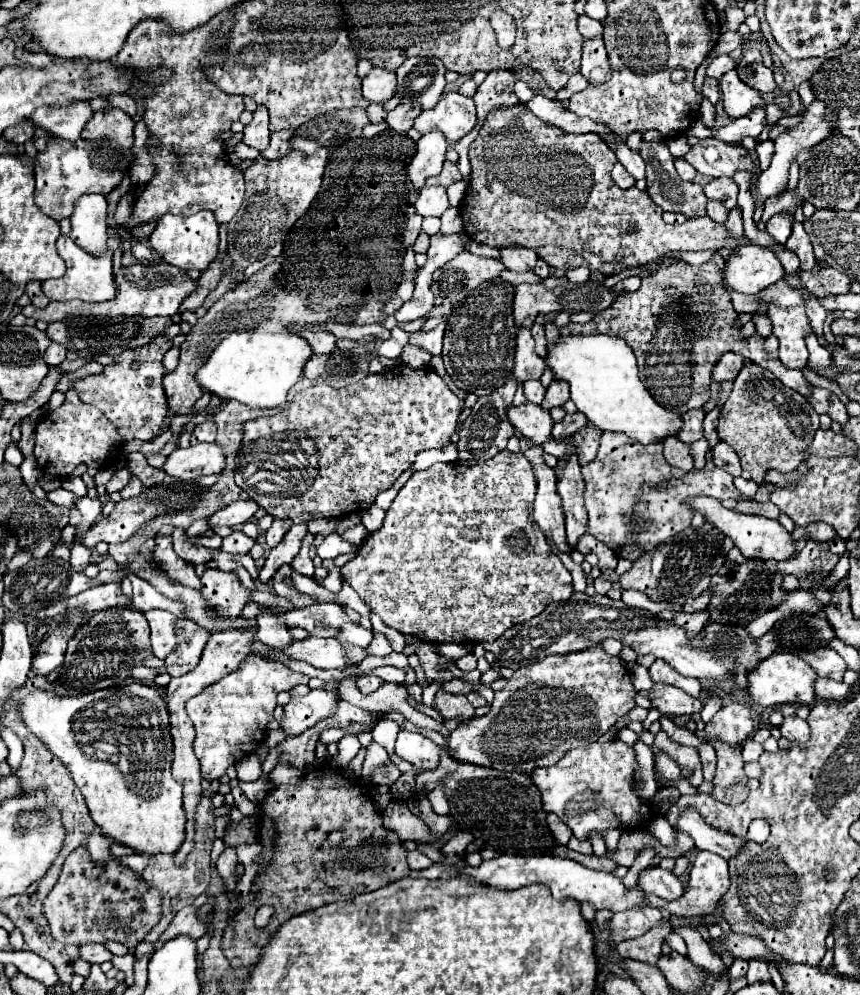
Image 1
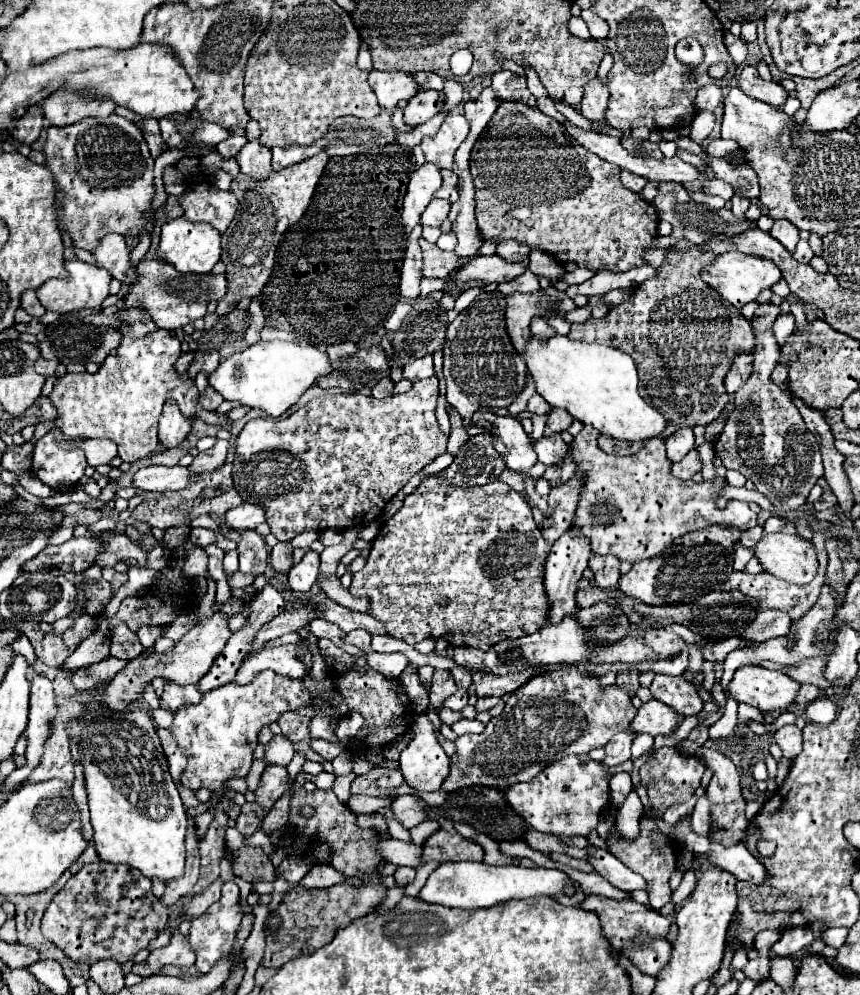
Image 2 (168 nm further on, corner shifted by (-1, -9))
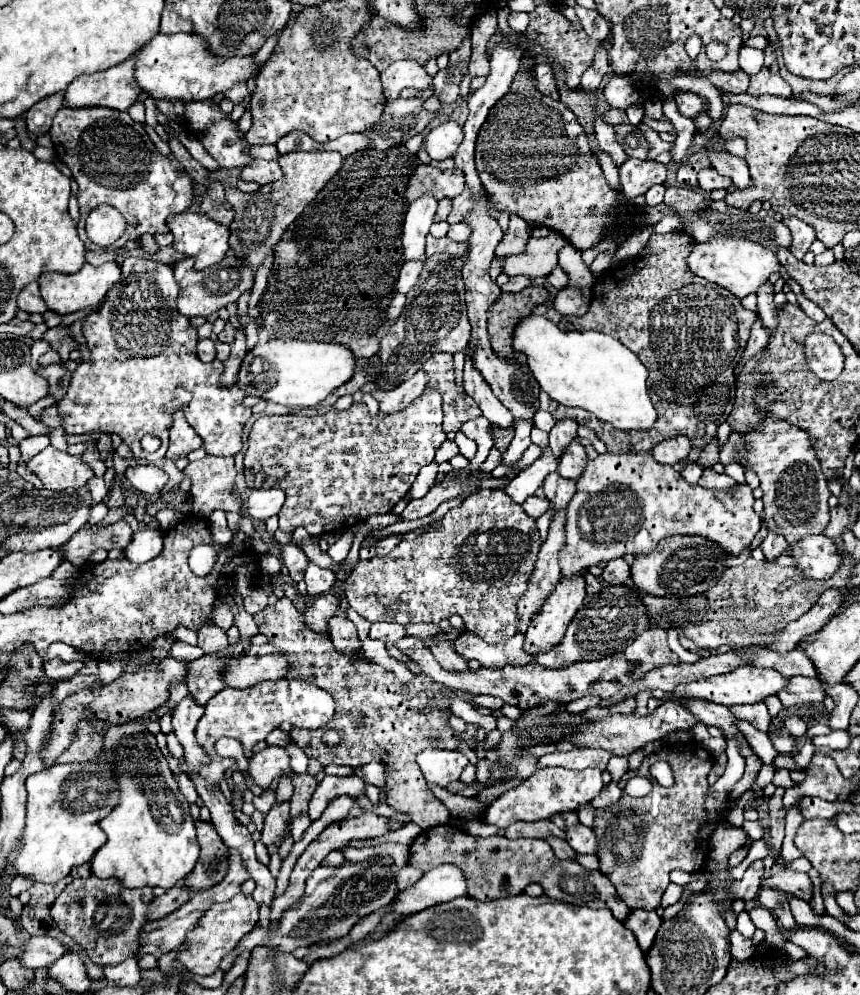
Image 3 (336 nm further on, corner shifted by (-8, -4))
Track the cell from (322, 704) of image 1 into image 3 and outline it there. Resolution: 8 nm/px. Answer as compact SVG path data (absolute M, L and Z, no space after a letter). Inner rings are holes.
M269 745L249 759L249 775L263 789L267 789L277 775L291 775L291 773L293 769L291 769L291 757L287 755L287 747Z

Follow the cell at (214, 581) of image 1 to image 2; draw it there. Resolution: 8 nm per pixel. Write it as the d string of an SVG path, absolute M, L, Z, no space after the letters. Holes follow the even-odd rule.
M214 614L212 618L208 620L202 620L198 622L176 646L174 650L166 652L166 654L158 654L158 652L152 652L152 654L140 654L138 658L130 660L114 678L112 682L104 688L102 692L102 700L100 704L112 712L126 712L128 706L136 700L142 698L142 692L144 688L154 680L154 678L164 678L168 682L176 682L178 686L186 686L186 684L192 684L192 682L198 682L212 666L214 658L222 652L224 644L228 642L230 638L230 630L228 630L228 620L220 614Z

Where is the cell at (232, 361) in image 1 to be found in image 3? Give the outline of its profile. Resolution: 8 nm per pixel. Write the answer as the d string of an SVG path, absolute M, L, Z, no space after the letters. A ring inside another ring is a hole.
M271 339L255 345L243 359L237 385L247 395L269 399L285 407L315 407L333 389L351 379L355 357L345 345L297 341L297 339Z

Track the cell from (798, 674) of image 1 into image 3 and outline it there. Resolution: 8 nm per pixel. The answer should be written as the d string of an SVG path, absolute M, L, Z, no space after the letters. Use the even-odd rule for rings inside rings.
M741 665L731 673L725 675L715 675L703 681L695 681L691 685L683 685L679 689L675 689L673 697L675 699L685 699L685 697L699 697L699 699L707 699L713 703L721 703L721 705L743 705L743 703L759 703L765 701L769 695L777 695L781 689L785 689L789 685L789 679L783 677L781 673L777 673L775 669L759 669L753 665Z

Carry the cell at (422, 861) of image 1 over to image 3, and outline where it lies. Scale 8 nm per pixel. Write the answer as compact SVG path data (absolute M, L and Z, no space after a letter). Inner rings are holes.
M405 865L405 867L397 873L397 889L403 891L403 889L411 887L413 883L417 883L421 877L423 877L423 871L419 871L419 869L411 867L411 865Z

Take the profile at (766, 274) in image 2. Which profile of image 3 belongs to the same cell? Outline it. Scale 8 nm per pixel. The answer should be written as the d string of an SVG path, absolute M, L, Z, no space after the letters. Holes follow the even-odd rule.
M713 237L707 243L697 243L687 263L695 275L725 287L739 299L747 297L749 293L757 293L759 287L767 283L771 273L781 271L781 263L771 249L747 239L727 239L727 237Z

